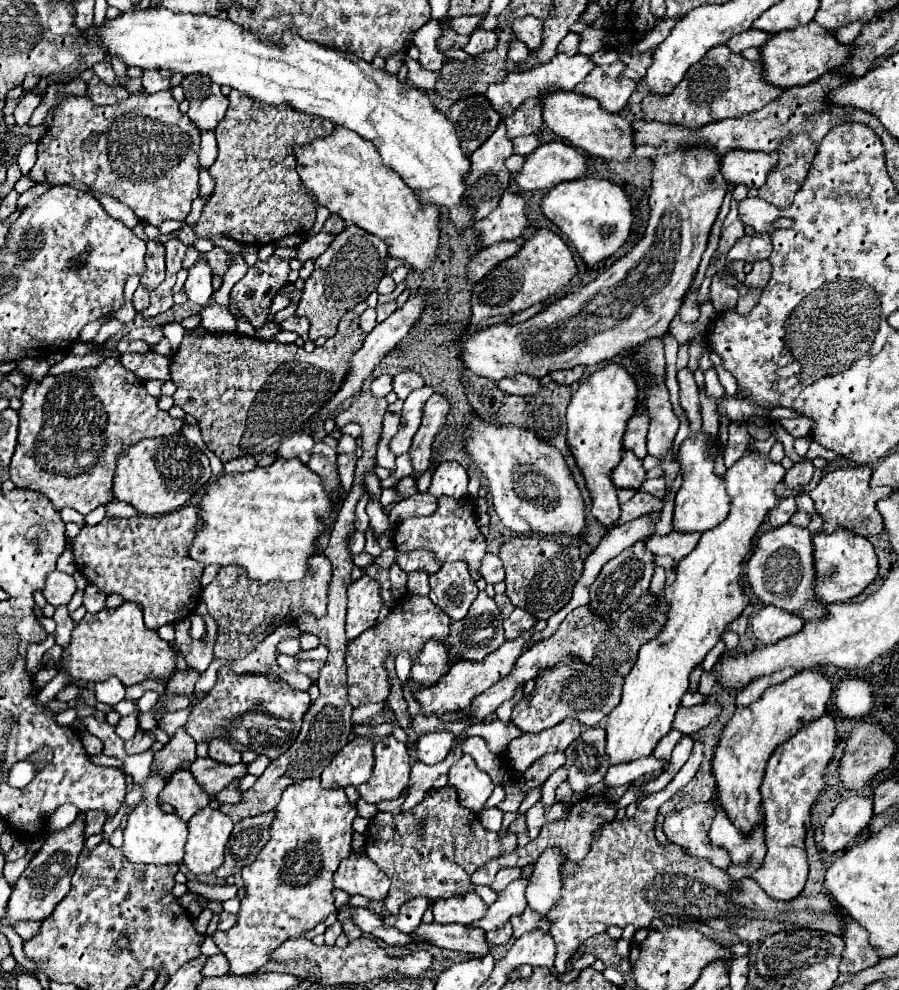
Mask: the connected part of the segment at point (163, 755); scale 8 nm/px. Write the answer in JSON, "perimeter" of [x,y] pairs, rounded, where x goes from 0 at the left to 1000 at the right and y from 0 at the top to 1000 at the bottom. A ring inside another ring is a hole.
{"perimeter":[[[198,735],[194,745],[176,760],[169,768],[169,784],[189,784],[198,774],[214,772],[218,768],[218,749],[207,741],[205,735]]]}

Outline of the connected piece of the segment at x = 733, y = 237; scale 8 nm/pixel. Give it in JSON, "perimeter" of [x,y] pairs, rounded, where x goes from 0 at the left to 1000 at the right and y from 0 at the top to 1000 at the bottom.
{"perimeter":[[[814,202],[812,204],[812,214],[803,226],[803,238],[801,238],[801,248],[799,253],[801,255],[810,255],[821,240],[828,238],[828,224],[823,222],[823,216],[821,216],[821,204]]]}

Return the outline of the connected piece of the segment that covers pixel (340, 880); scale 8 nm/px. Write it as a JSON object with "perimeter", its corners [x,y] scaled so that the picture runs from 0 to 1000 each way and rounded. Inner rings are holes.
{"perimeter":[[[394,861],[387,869],[378,871],[372,885],[372,895],[387,903],[400,903],[409,909],[427,909],[434,889],[414,869],[409,869],[405,861]]]}

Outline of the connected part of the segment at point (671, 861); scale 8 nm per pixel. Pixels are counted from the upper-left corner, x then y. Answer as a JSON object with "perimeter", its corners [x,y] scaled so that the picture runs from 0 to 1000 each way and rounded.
{"perimeter":[[[741,794],[716,806],[705,826],[672,832],[667,846],[645,871],[641,883],[625,885],[625,907],[607,925],[614,933],[612,943],[621,958],[616,974],[621,982],[630,982],[630,972],[652,947],[672,941],[679,933],[690,937],[699,933],[721,937],[727,927],[736,927],[745,935],[779,931],[794,939],[814,937],[828,952],[841,952],[857,941],[881,941],[885,937],[917,939],[937,945],[939,923],[923,903],[885,905],[870,911],[857,907],[836,887],[828,887],[823,891],[825,899],[819,901],[808,881],[796,877],[790,869],[776,869],[754,853],[736,855],[727,844],[727,828],[732,816],[752,800],[754,796]]]}

